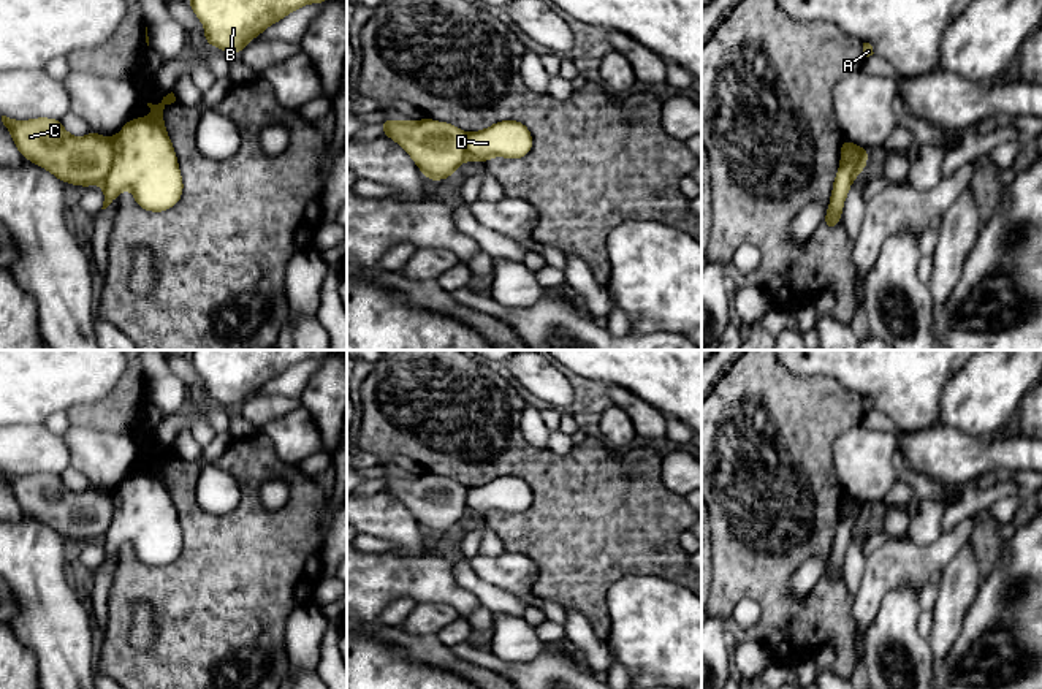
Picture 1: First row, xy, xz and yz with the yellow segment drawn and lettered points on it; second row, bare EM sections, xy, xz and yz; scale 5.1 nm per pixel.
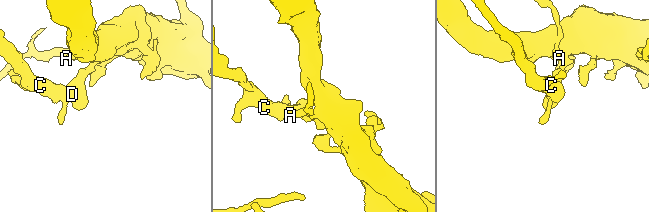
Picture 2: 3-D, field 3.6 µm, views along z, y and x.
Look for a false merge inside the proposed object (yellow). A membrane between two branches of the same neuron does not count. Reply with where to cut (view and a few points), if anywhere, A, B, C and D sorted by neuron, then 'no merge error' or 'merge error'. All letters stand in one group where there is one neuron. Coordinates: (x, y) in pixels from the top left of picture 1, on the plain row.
xy (113, 493), (113, 520), (102, 539) | A B D / C | merge error

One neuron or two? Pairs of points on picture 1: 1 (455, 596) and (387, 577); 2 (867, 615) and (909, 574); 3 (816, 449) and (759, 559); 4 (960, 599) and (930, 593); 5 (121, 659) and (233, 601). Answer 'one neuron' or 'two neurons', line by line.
1: one neuron
2: one neuron
3: one neuron
4: two neurons
5: one neuron

